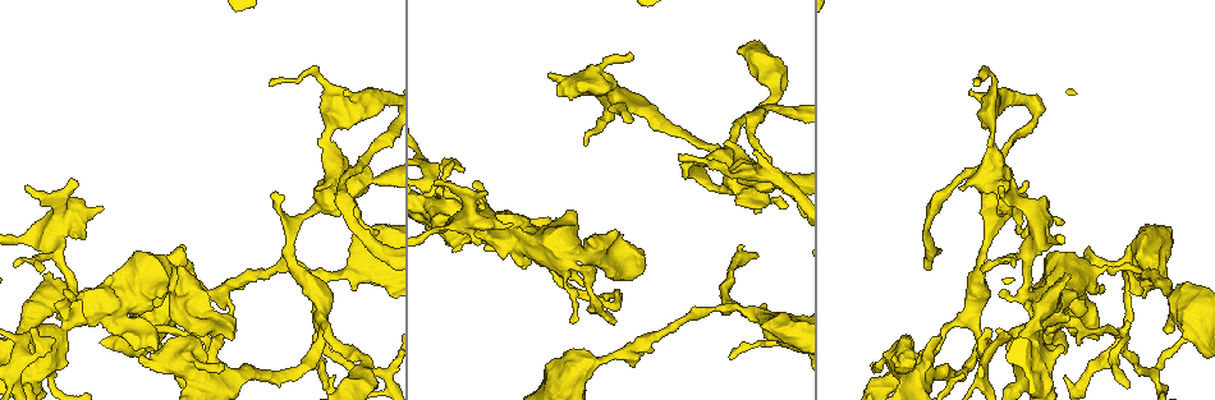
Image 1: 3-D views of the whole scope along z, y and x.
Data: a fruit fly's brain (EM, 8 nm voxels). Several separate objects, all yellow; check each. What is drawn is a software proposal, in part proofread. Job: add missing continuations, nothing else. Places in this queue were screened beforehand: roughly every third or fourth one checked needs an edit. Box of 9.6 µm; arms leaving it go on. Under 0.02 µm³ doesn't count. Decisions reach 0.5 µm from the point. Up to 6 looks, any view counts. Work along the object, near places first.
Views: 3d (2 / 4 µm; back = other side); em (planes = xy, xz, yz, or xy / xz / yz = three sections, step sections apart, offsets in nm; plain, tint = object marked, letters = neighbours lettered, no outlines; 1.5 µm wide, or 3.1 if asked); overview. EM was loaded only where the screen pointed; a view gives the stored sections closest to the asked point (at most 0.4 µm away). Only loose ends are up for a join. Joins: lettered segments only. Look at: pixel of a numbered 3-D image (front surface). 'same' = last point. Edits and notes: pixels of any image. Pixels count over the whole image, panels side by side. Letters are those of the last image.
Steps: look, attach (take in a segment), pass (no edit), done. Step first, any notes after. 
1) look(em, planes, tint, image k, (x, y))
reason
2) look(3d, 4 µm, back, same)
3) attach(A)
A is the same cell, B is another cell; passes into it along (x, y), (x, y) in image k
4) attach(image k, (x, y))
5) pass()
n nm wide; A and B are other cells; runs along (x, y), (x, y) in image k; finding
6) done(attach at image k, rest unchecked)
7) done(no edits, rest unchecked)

look(em, planes, tint, image 1, (982, 272))
tapers out

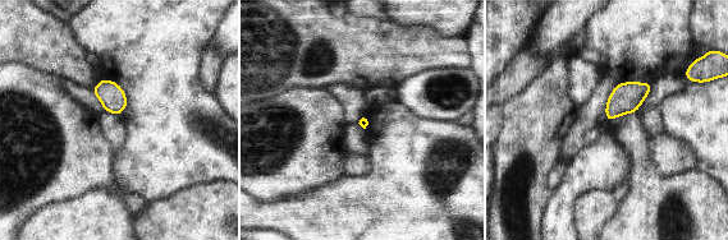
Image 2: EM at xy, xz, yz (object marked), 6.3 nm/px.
look(em, planes, letters, same)

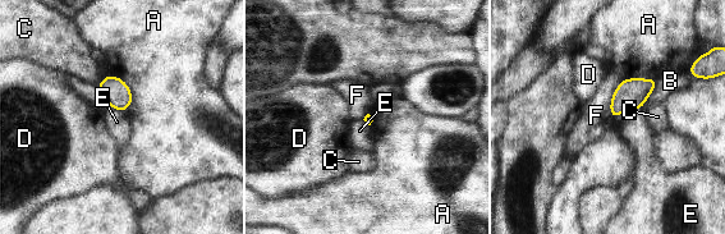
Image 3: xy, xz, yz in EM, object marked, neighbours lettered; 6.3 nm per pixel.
pass()
A, B, C, D, E and F are other cells; border along (106, 72), (129, 88), (125, 111) in image 3; none of them fits

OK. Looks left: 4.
look(em, xz, step 8, tint, image 1, (512, 225))
an open end

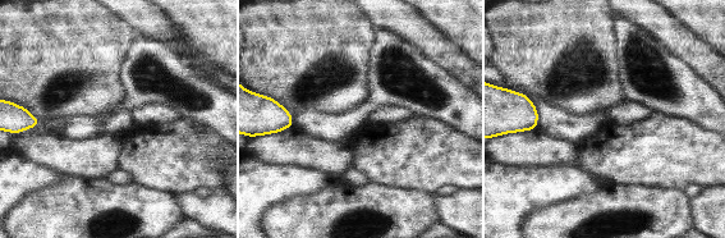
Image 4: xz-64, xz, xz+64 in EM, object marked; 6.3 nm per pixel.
look(em, planes, letters, same)

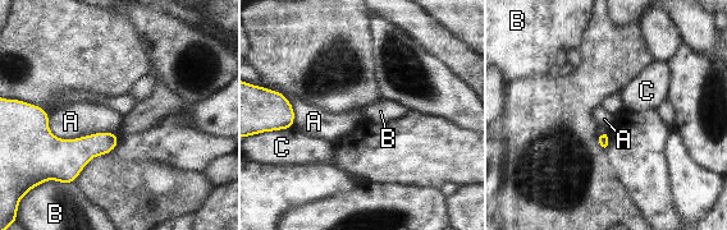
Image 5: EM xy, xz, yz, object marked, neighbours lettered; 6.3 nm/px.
pass()
A, B and C are other cells; border along (72, 182), (44, 180), (39, 185) in image 5; none of them fits

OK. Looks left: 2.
look(em, planes, tint, image 1, (1026, 194))
free end

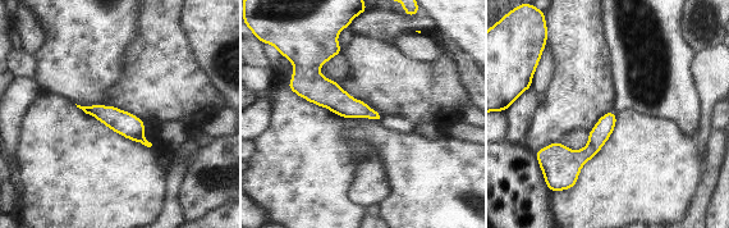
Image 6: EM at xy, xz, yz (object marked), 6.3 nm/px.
look(em, planes, letters, same)
what lies round it

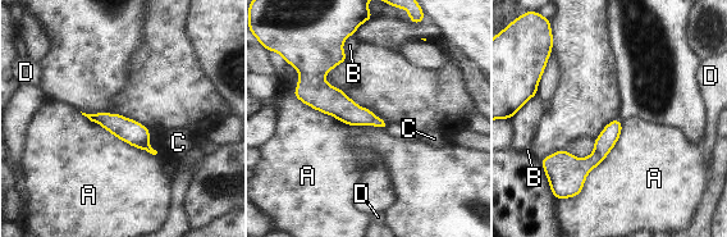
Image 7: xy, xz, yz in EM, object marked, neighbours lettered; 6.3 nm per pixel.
pass()
A touches over 550 nm; A, B, C and D are other cells; runs along (335, 49), (320, 85), (380, 123) in image 7; none of them fits

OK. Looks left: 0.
done(no edits, rest unchecked)

